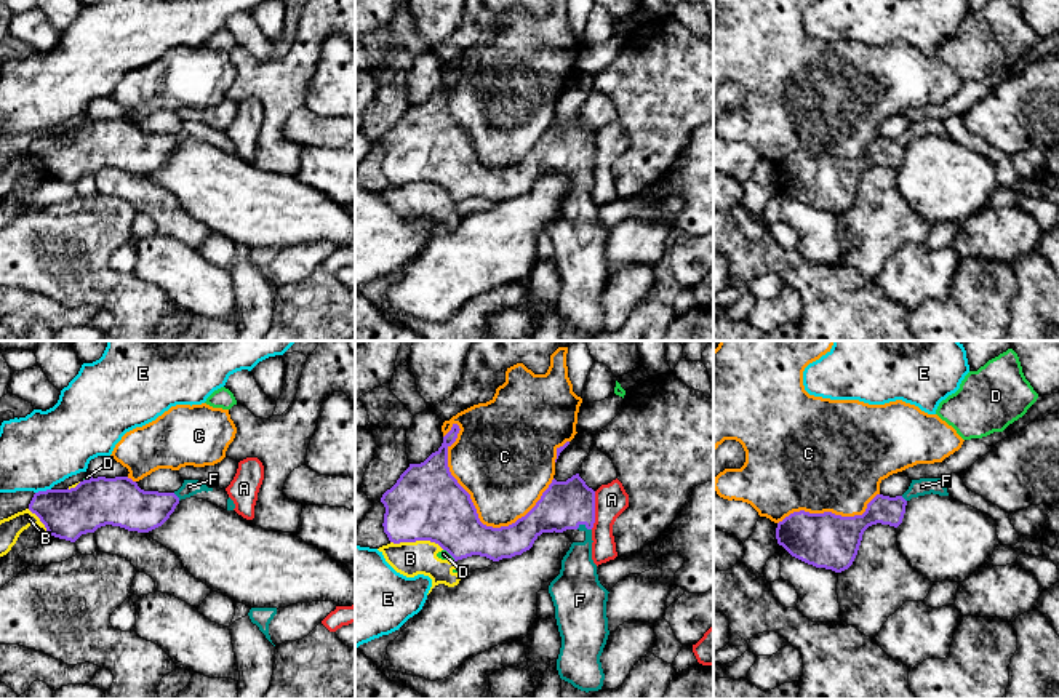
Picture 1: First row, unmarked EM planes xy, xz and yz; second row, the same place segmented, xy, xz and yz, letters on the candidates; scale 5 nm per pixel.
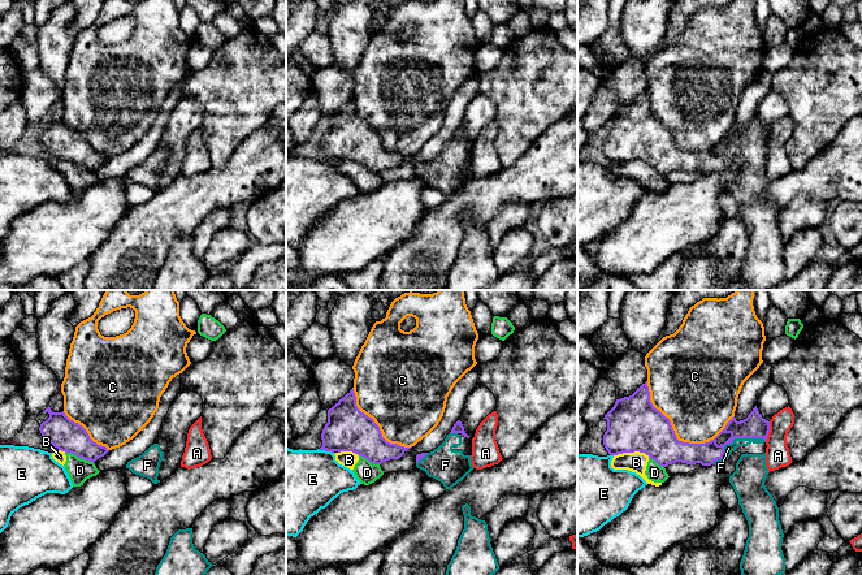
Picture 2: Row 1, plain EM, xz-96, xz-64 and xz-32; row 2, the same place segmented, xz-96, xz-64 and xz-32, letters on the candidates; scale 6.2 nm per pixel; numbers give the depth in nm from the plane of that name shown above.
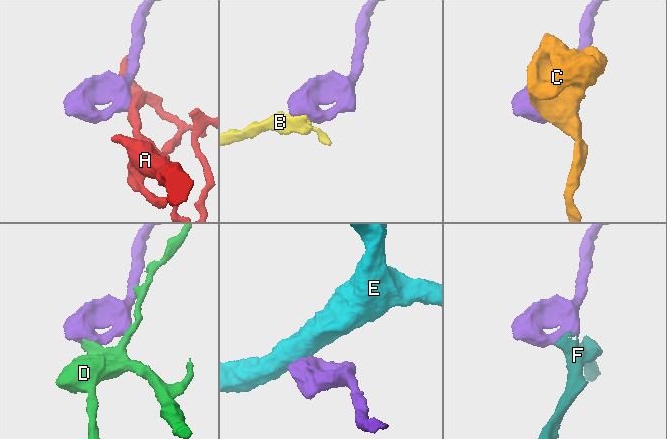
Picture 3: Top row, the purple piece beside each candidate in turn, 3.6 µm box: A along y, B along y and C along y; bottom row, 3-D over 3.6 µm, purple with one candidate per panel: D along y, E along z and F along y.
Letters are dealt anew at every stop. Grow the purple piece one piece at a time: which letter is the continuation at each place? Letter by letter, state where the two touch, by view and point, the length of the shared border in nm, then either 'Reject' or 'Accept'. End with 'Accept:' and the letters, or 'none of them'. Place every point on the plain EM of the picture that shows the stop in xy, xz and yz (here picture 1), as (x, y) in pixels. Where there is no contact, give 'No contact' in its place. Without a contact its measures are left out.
A: Touches purple at xz (594, 152). Shared border 190 nm. Reject
B: Touches purple at xz (418, 181). Shared border 280 nm. Reject
C: Touches purple at xz (474, 147). Shared border 600 nm. Reject
D: Touches purple at xz (450, 195). Shared border 90 nm. Reject
E: Touches purple at xy (42, 133). Shared border 80 nm. Reject
F: Touches purple at xz (584, 165). Shared border 80 nm. Accept
Accept: F

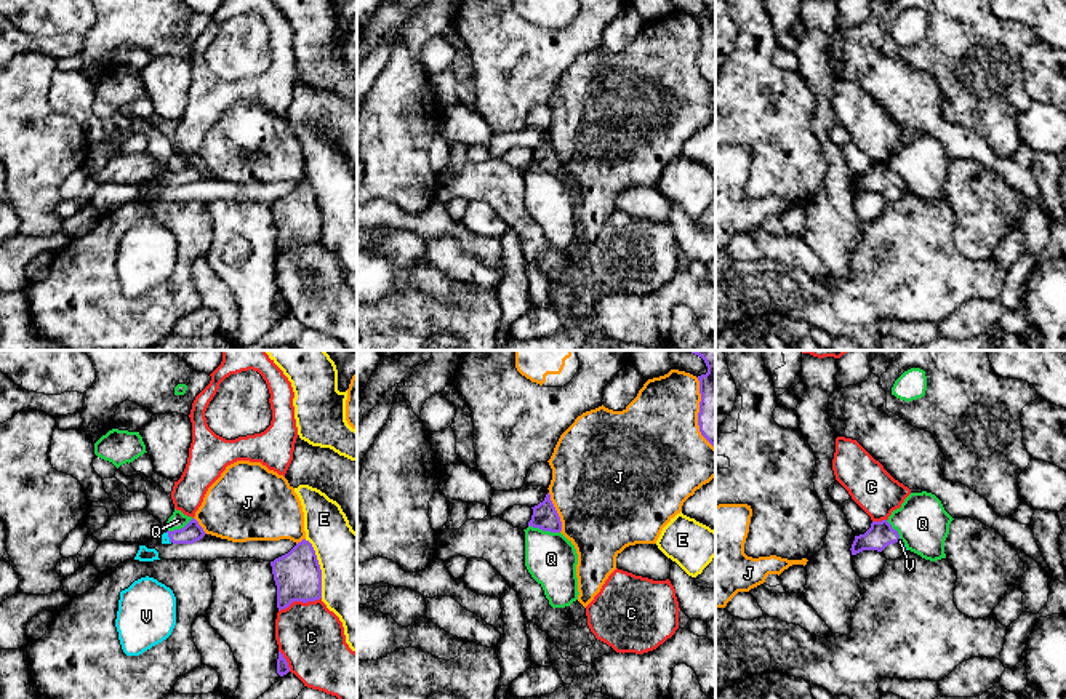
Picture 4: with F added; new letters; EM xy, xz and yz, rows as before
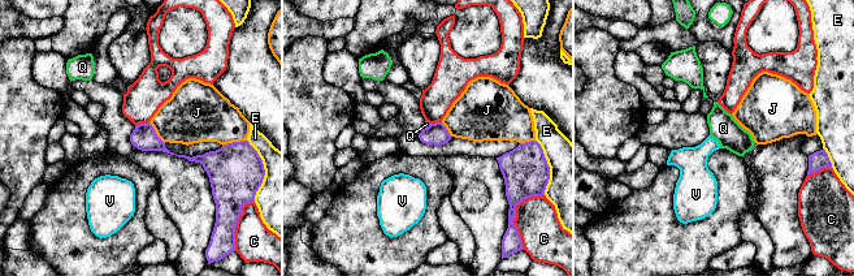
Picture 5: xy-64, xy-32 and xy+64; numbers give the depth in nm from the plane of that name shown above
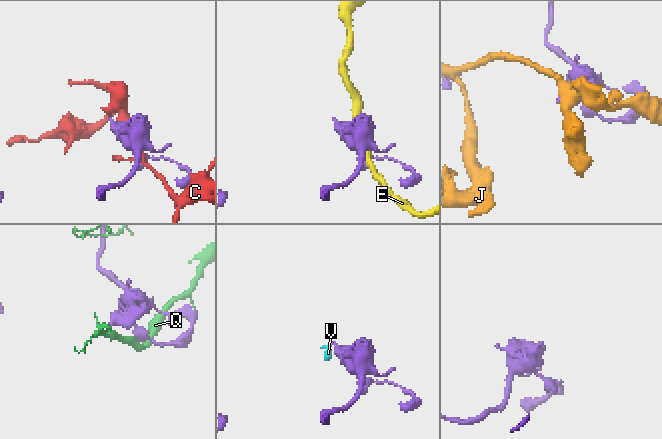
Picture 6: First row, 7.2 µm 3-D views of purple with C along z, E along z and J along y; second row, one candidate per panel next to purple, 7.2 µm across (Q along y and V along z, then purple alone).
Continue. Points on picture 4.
C: Touches purple at xy (300, 242). Shared border 220 nm. Reject
E: Touches purple at xy (319, 210). Shared border 300 nm. Reject
J: Touches purple at xz (556, 154). Shared border 220 nm. Reject
Q: Touches purple at xz (545, 171). Shared border 170 nm. Reject
V: Touches purple at xy (168, 178). Shared border 70 nm. Accept
Accept: V

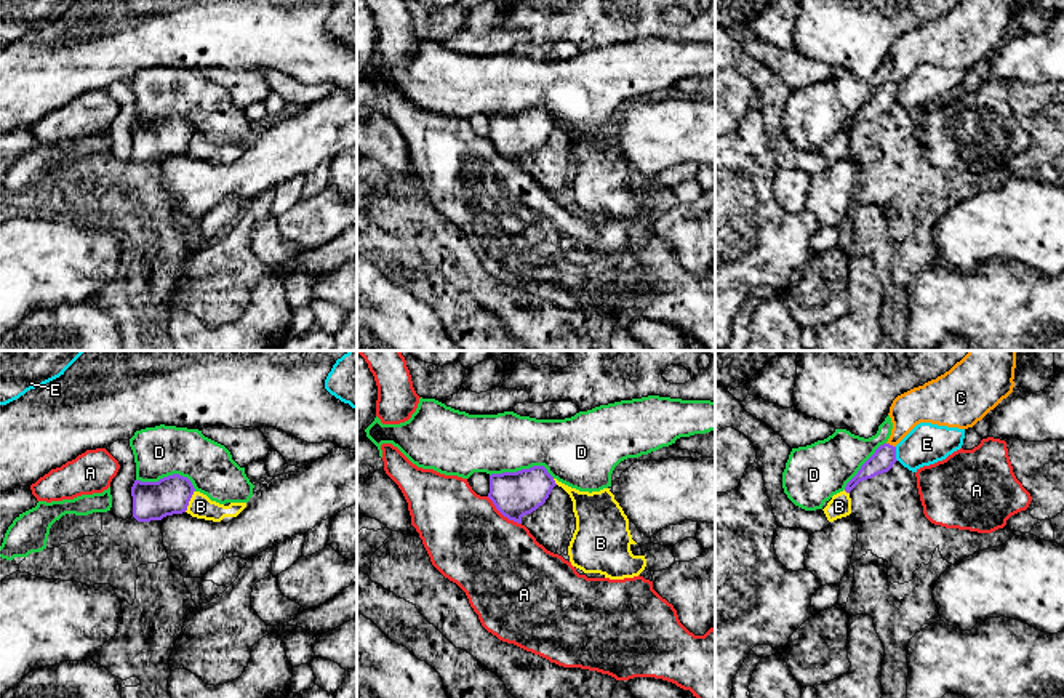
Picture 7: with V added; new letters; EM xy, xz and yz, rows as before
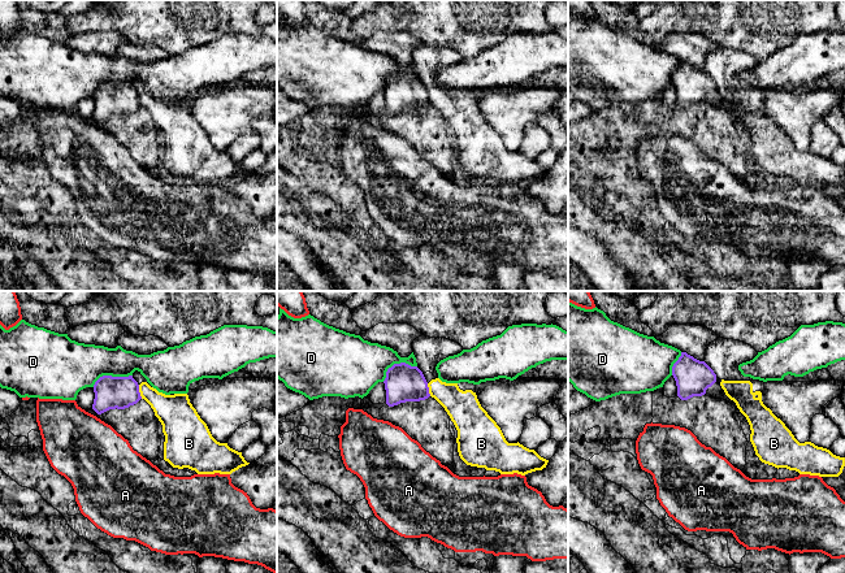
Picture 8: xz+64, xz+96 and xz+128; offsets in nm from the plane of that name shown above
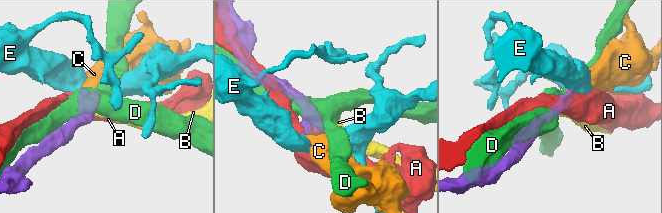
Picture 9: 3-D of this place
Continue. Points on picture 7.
A: Touches purple at xz (503, 156). Shared border 220 nm. Reject
B: Touches purple at xy (189, 141). Shared border 120 nm. Reject
C: Touches purple at yz (892, 87). Shared border 50 nm. Accept
D: Touches purple at xz (522, 111). Shared border 320 nm. Reject
E: Touches purple at yz (895, 95). Shared border 70 nm. Reject
Accept: C

